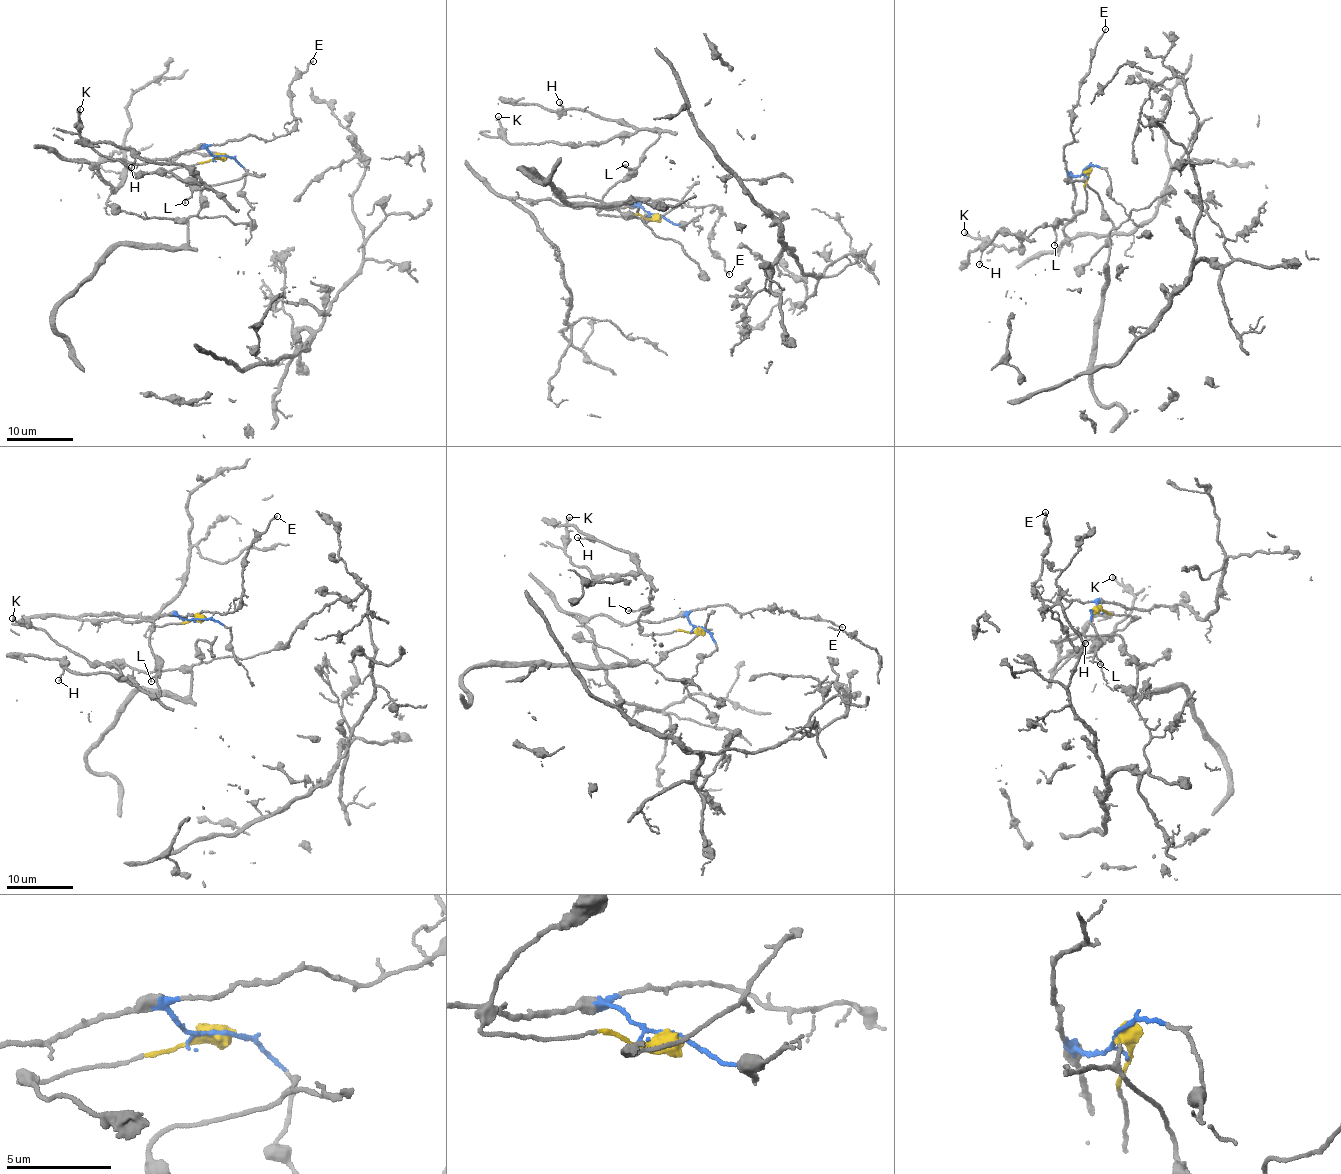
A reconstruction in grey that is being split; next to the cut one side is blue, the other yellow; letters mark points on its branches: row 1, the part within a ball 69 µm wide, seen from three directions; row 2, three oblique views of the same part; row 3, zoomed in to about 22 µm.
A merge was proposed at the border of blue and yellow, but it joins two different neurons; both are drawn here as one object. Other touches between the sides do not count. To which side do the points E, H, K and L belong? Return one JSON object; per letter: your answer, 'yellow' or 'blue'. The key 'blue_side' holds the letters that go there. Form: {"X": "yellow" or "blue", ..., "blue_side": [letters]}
{"E": "blue", "H": "yellow", "K": "yellow", "L": "yellow", "blue_side": ["E"]}

